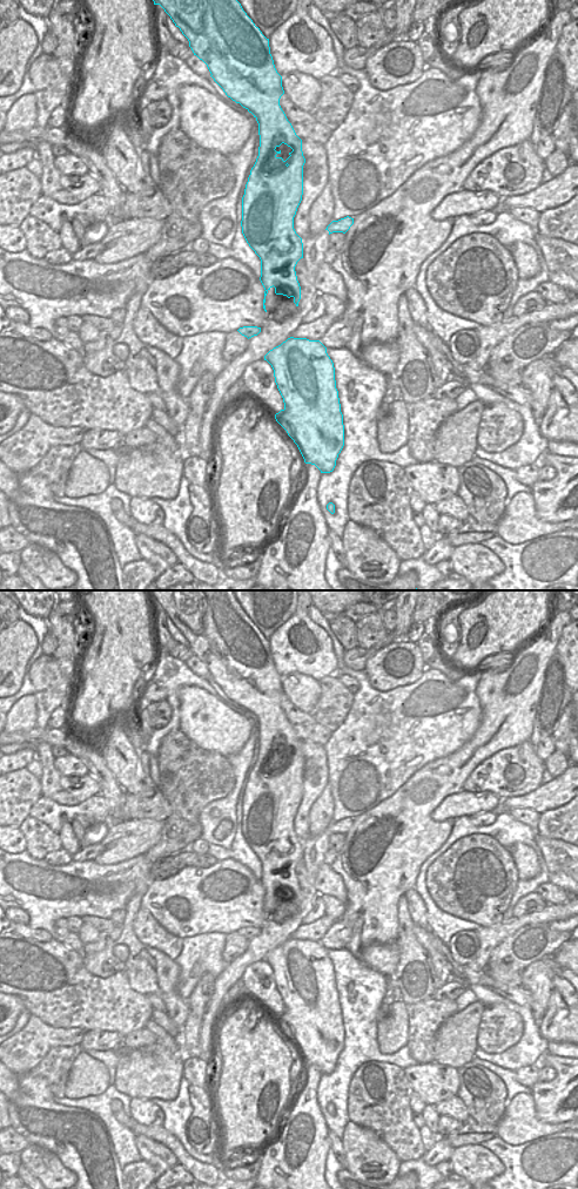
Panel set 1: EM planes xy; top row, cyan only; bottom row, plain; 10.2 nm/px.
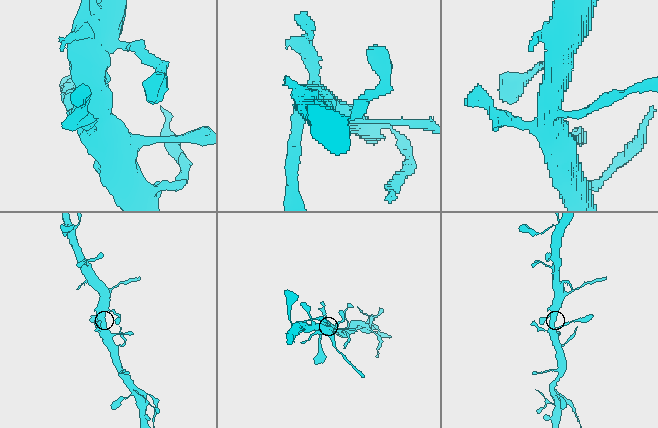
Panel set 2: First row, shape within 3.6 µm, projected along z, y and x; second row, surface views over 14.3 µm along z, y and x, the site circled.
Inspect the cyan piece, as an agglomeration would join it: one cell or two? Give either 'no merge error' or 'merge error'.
no merge error

